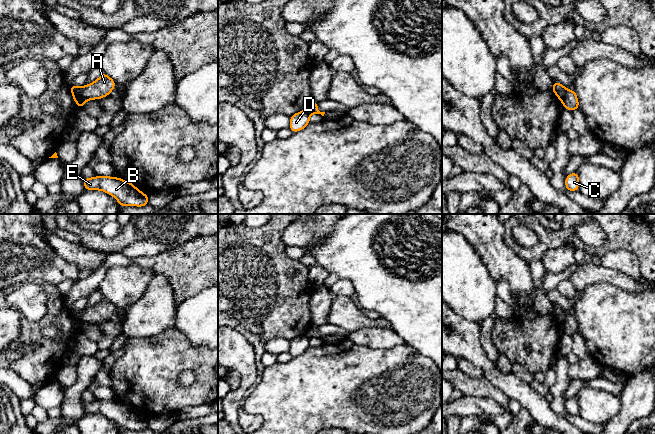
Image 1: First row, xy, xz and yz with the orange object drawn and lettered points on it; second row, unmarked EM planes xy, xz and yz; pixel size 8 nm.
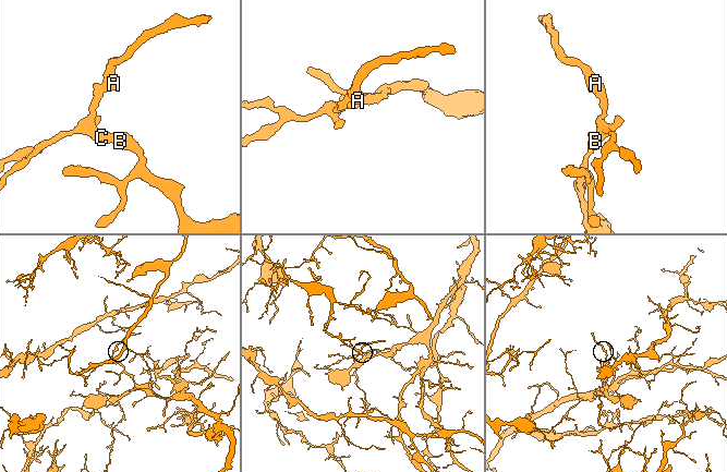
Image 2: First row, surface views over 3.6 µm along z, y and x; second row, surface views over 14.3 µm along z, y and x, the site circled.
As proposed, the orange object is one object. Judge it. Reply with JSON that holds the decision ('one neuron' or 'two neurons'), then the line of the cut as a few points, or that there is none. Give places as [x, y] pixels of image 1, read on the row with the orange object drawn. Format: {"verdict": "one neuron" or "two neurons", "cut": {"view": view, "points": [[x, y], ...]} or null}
{"verdict": "two neurons", "cut": {"view": "xy", "points": [[80, 87], [80, 93], [84, 102]]}}

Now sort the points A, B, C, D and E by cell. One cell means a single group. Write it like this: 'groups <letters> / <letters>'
groups A / B C D E

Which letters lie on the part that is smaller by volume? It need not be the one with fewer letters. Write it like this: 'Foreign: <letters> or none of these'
Foreign: A

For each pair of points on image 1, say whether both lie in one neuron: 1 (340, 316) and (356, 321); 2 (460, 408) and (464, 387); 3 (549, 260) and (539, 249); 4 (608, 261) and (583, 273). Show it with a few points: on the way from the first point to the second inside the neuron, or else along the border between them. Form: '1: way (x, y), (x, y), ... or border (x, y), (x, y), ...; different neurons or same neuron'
1: way (344, 316), (352, 319); same neuron
2: border (463, 394), (486, 398); different neurons
3: border (566, 244), (548, 249), (539, 259); different neurons
4: border (601, 265), (607, 268), (615, 268), (624, 274); different neurons

